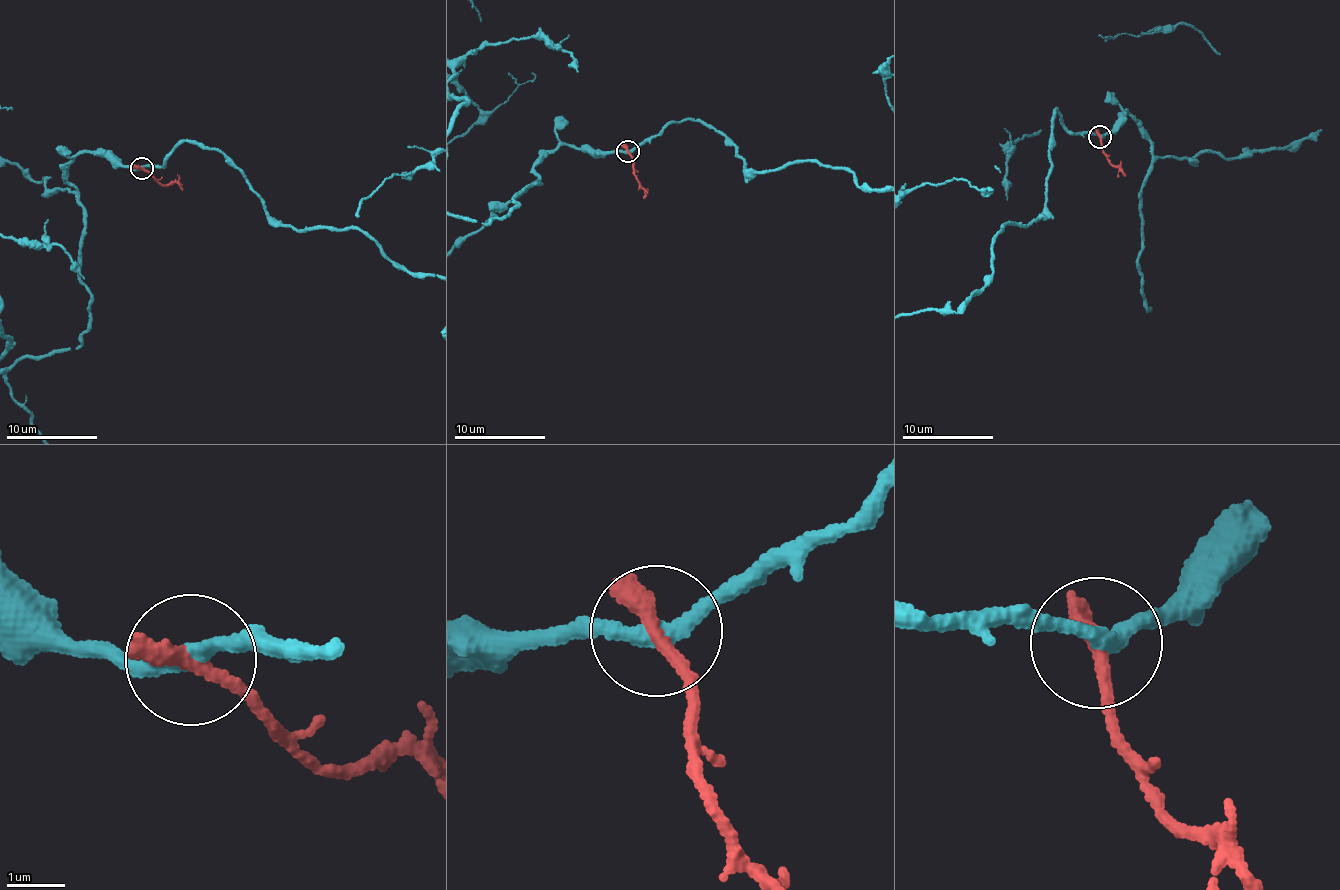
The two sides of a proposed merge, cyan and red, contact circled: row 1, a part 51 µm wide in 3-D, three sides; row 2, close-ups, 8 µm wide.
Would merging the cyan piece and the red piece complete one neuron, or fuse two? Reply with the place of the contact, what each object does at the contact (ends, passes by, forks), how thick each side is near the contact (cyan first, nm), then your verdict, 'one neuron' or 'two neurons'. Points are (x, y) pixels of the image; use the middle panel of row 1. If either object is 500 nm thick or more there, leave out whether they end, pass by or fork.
at (628, 151); cyan passes by; red ends there; 280 nm thick on the cyan side, 360 nm on the other; two neurons

